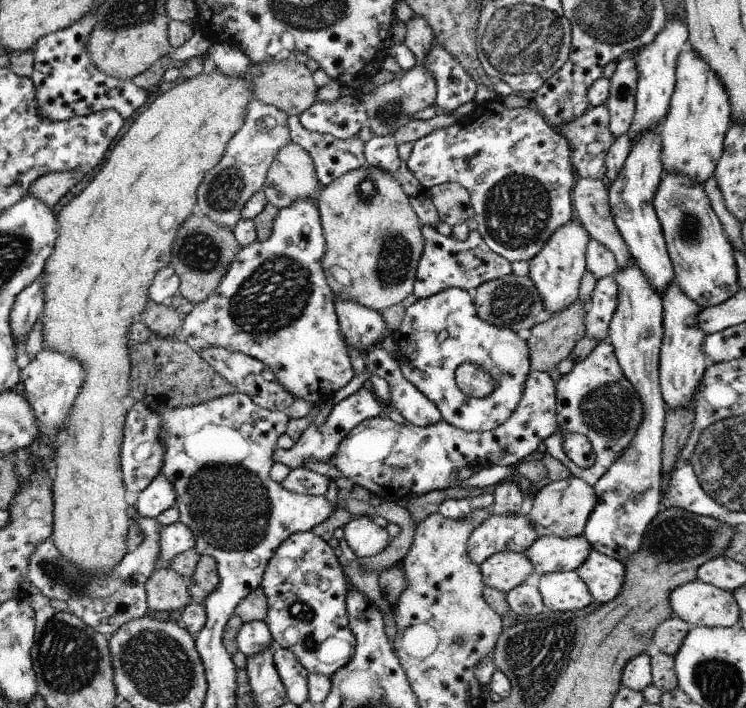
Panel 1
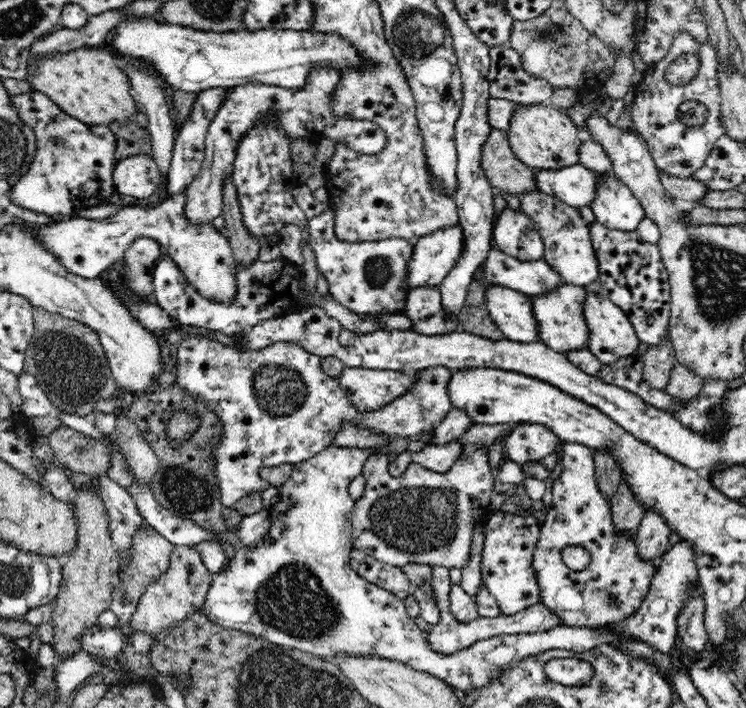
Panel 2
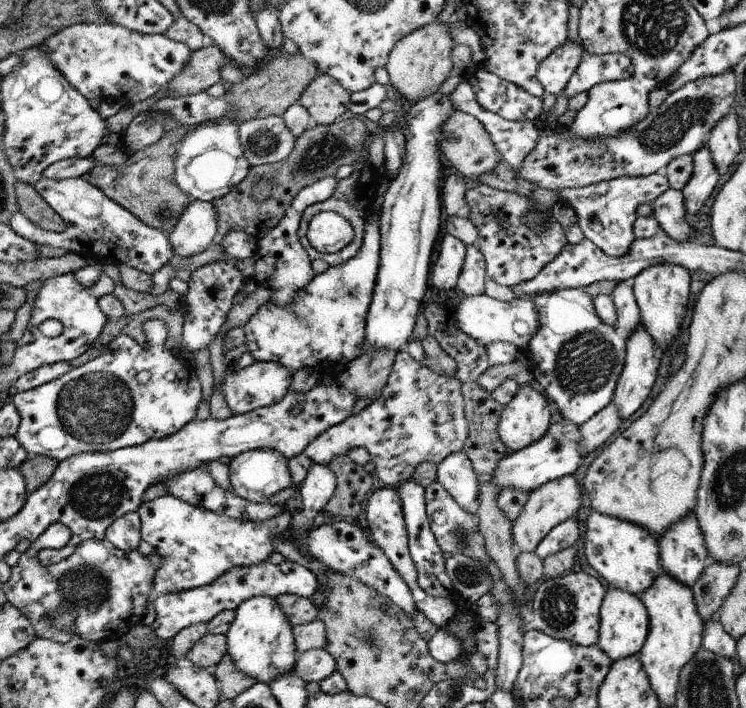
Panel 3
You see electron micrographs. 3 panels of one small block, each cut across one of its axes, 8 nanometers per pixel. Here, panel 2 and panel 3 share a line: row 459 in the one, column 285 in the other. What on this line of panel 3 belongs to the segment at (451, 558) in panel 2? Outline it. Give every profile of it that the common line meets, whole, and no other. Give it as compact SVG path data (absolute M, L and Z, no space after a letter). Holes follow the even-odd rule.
M255 360L250 366L234 373L233 369L236 365L236 363L227 365L228 373L222 378L222 386L220 386L220 392L222 392L222 396L234 416L280 402L284 398L284 394L288 392L292 375L295 373L290 368L274 361ZM260 448L238 454L231 459L228 465L232 491L247 501L269 502L270 496L274 496L274 494L289 486L294 486L288 466L288 458L270 448Z

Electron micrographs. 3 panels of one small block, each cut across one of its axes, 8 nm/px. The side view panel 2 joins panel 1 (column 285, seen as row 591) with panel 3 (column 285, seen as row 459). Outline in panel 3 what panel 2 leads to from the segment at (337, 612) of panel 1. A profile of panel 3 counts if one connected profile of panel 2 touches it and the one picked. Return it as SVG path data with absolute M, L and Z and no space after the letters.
M267 560L260 564L250 564L250 566L236 566L230 572L218 576L212 584L200 586L184 592L174 592L174 594L158 595L153 600L156 618L151 624L153 632L162 640L174 638L187 626L207 623L220 614L223 610L238 608L242 602L250 600L255 596L277 597L283 594L291 594L304 598L311 598L318 587L317 577L308 568L294 562L284 560L278 565Z

